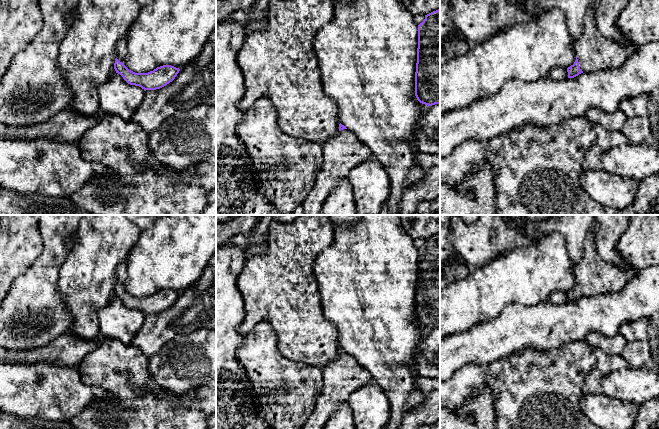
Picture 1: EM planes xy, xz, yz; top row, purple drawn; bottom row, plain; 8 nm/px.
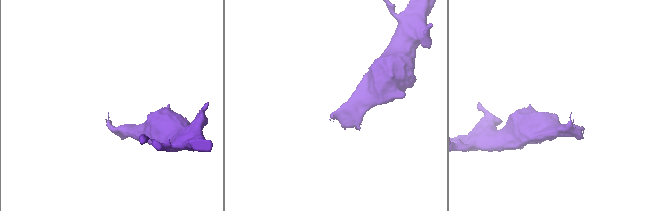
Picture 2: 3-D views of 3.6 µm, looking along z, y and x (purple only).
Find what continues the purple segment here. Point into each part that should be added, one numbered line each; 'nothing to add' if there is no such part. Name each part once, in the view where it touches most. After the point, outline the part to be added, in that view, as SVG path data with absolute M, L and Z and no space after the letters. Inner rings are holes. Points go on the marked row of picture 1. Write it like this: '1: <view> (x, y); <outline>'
1: yz (594, 52); M592 0L583 21L582 35L574 44L575 55L583 72L594 73L618 69L639 50L639 45L621 45L602 36L594 19L598 0Z

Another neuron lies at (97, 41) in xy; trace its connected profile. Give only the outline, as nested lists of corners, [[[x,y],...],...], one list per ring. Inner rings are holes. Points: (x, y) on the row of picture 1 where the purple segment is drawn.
[[[79,0],[75,20],[61,42],[58,69],[73,95],[70,107],[78,114],[100,113],[98,89],[110,79],[120,39],[137,18],[142,6],[136,0]]]

